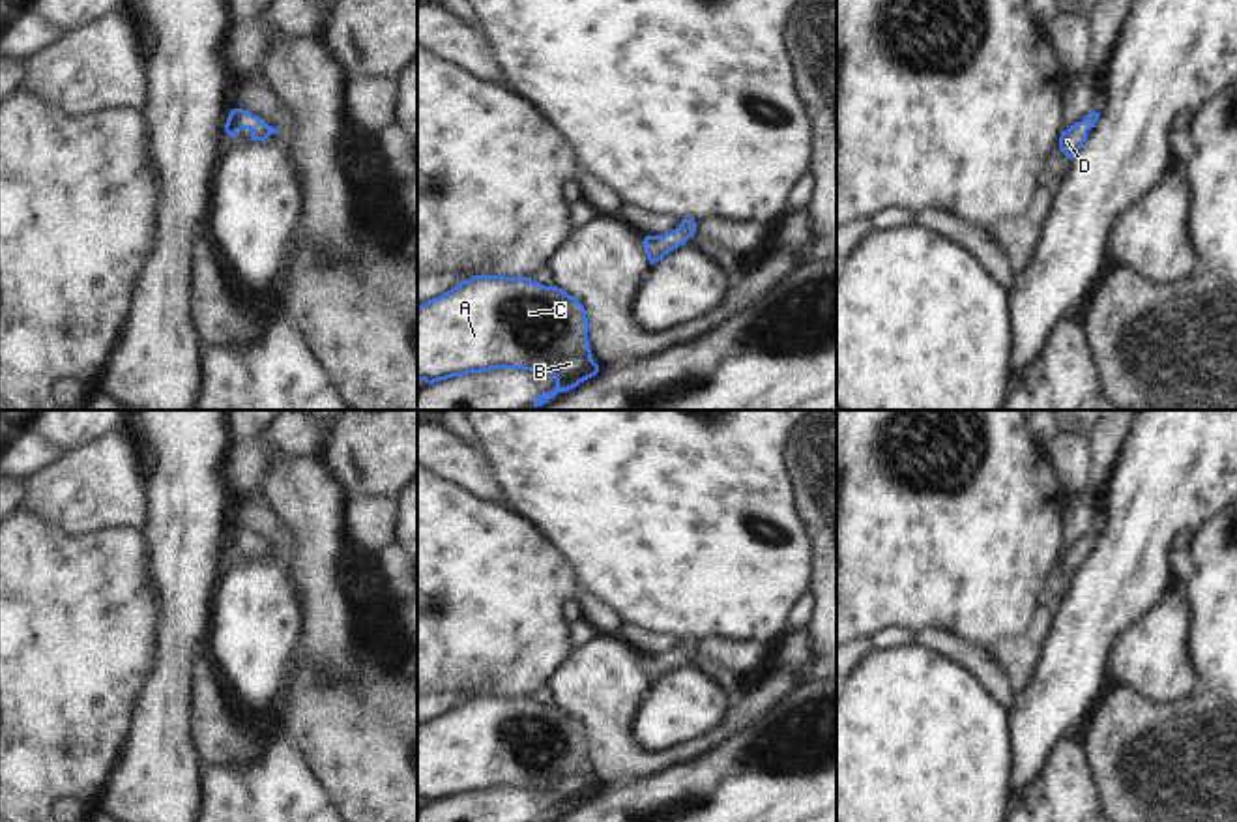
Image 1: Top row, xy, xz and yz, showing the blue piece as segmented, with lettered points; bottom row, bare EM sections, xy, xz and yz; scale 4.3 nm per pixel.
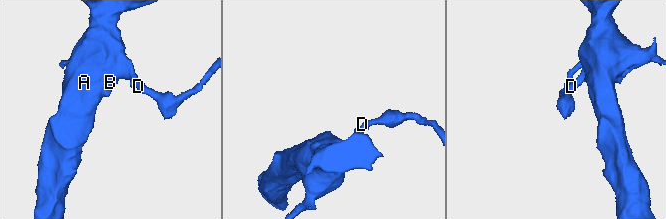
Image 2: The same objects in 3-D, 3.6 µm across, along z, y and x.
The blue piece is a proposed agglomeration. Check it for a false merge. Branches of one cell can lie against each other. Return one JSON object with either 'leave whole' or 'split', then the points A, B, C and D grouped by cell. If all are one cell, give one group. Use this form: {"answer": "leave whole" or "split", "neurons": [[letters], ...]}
{"answer": "leave whole", "neurons": [["A", "B", "C", "D"]]}

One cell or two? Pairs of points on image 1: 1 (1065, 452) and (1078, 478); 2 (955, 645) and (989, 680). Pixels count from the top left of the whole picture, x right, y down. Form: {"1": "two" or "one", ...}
{"1": "one", "2": "one"}

